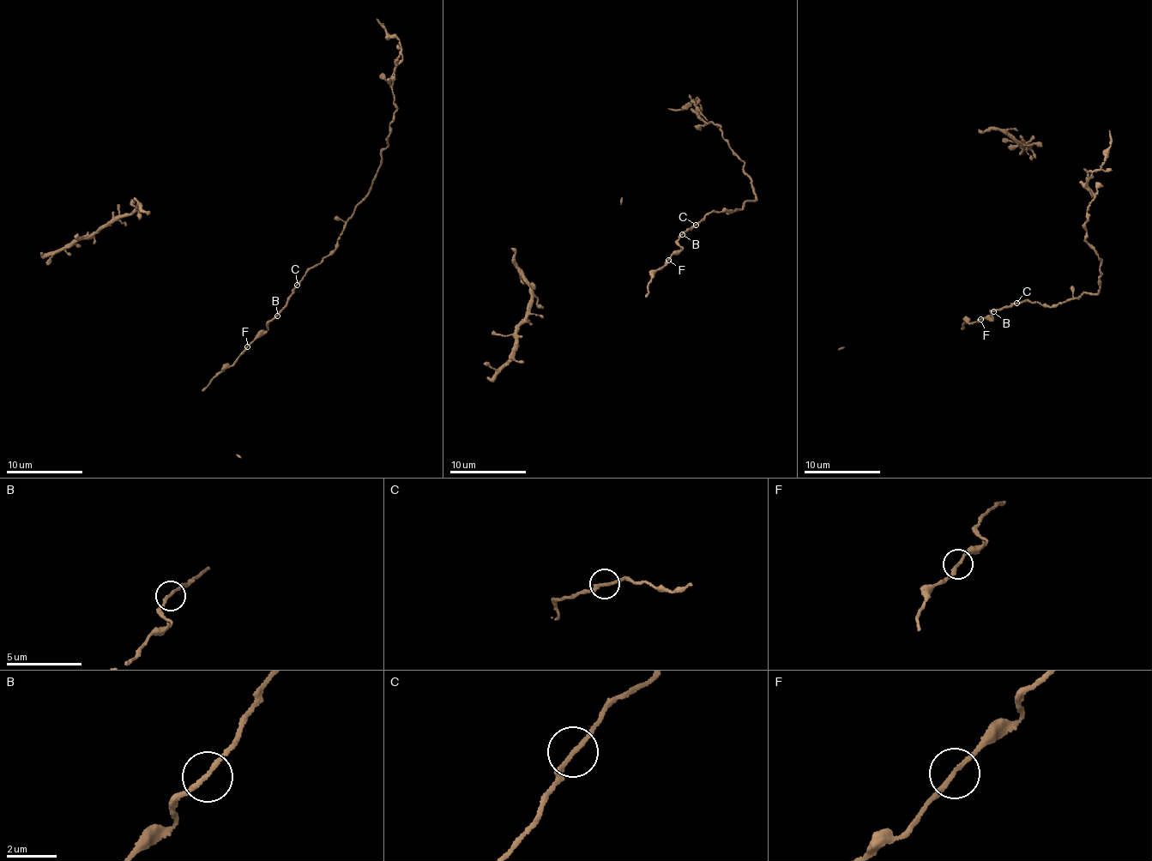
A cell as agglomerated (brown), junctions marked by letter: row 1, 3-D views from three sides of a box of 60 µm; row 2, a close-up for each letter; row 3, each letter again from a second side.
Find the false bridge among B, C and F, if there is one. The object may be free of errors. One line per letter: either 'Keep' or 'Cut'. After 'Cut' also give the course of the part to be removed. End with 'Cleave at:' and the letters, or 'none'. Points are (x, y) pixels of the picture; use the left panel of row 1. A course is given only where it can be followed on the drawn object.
B: Keep
C: Cut. Course of the part to remove: (298, 284), (334, 254), (346, 222), (381, 165), (381, 150), (397, 109), (391, 79), (401, 45), (376, 19)
F: Keep
Cleave at: C

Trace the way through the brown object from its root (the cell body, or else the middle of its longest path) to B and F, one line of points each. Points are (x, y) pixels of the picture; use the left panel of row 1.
B: (305, 274), (291, 291), (277, 316)
F: (305, 274), (291, 291), (283, 308), (268, 322), (264, 334), (256, 336), (247, 346)

